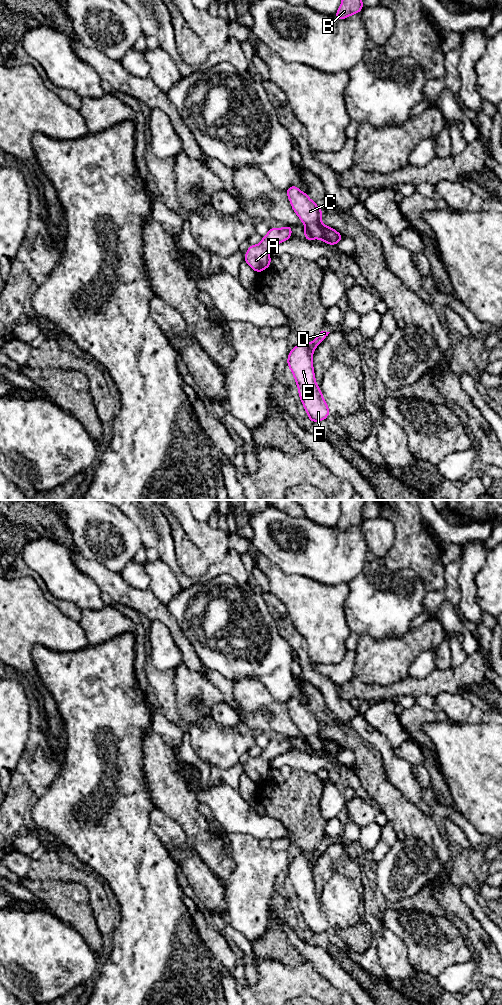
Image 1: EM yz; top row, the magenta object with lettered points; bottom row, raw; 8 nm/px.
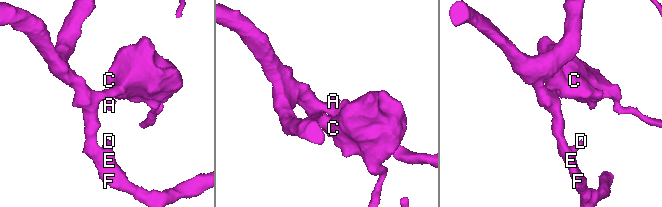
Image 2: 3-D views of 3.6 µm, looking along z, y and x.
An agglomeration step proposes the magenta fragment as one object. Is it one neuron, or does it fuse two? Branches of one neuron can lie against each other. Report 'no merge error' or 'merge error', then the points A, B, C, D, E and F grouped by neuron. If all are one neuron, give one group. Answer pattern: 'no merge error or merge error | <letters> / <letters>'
no merge error | A B C D E F

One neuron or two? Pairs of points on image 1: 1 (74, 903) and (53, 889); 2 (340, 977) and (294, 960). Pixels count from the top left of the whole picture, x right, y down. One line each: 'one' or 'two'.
1: one
2: two

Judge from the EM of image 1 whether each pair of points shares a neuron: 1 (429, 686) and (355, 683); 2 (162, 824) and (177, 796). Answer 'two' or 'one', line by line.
1: one
2: two

